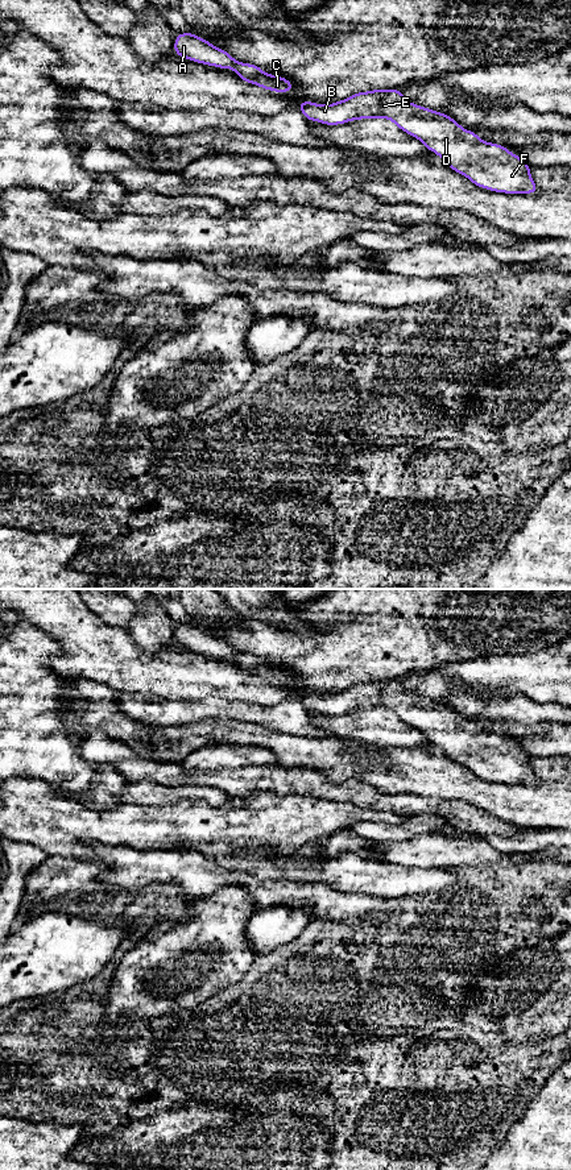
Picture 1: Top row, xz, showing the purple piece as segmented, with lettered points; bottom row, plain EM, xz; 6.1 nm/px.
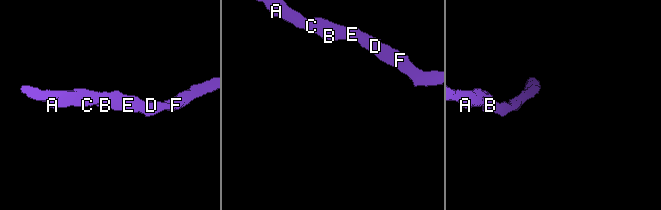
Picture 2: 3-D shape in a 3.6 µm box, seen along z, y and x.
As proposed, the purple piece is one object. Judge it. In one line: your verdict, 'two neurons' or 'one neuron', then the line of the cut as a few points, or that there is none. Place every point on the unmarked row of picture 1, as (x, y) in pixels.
one neuron; no cut

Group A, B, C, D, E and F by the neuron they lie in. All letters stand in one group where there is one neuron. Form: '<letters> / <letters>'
A B C D E F

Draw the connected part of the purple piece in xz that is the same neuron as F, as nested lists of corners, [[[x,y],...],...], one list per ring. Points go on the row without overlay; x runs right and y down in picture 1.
[[[398,679],[356,682],[334,694],[303,690],[298,700],[309,711],[324,715],[388,709],[477,777],[504,784],[538,781],[530,766],[531,758],[520,746],[510,743],[504,735],[483,731],[443,702],[407,692]]]

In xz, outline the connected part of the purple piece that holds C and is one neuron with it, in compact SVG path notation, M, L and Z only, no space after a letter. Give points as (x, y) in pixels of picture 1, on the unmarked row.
M179 623L174 631L174 643L202 655L231 659L247 673L269 681L287 684L294 679L290 671L278 665L266 664L256 655L241 654L232 648L225 640L214 636L194 623Z

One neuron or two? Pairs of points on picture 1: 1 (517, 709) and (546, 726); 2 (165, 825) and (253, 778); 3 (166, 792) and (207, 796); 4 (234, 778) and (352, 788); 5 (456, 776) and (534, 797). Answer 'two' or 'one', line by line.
1: one
2: two
3: one
4: one
5: one

